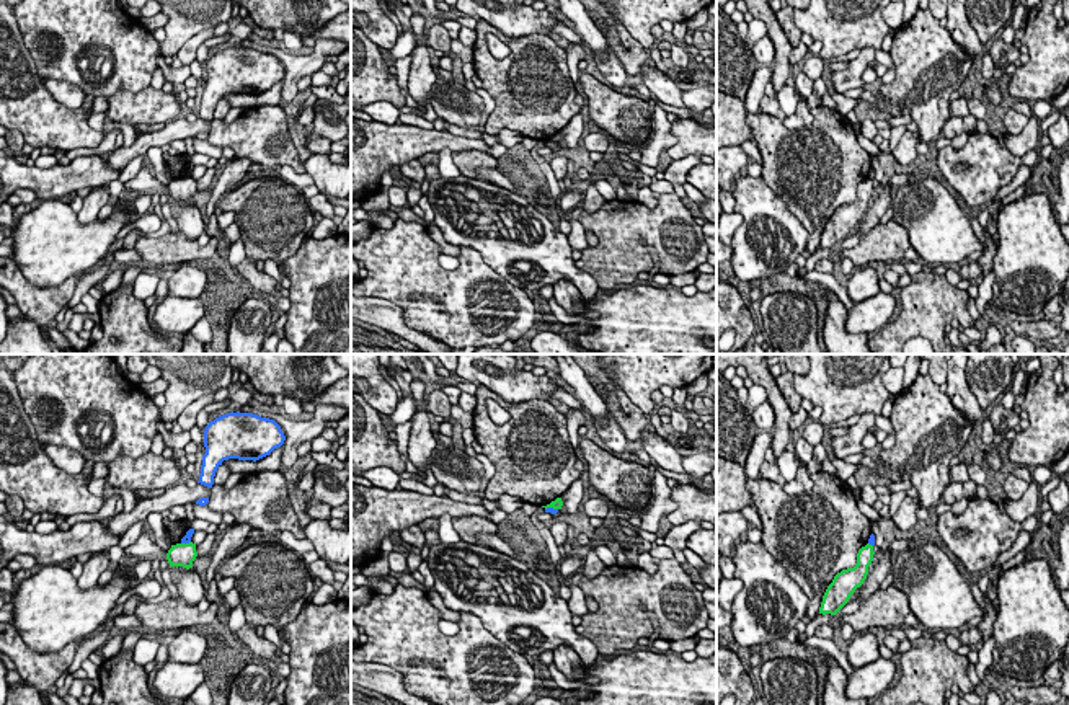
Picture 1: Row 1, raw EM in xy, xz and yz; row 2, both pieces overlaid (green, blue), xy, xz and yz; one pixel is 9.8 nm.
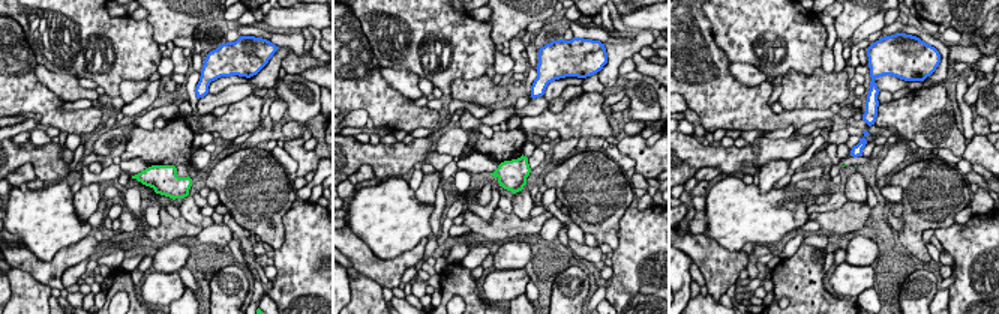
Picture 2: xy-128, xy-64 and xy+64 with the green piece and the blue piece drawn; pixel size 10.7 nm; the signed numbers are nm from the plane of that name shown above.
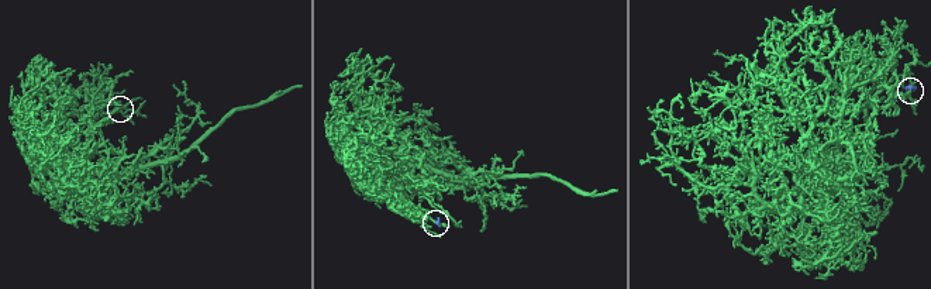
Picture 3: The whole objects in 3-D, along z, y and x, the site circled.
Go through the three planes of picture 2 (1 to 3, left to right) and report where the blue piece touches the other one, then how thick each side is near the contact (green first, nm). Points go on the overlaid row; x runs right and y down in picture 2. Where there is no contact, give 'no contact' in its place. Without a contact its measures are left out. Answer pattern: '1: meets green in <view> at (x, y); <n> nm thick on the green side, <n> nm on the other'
1: no contact
2: no contact
3: no contact

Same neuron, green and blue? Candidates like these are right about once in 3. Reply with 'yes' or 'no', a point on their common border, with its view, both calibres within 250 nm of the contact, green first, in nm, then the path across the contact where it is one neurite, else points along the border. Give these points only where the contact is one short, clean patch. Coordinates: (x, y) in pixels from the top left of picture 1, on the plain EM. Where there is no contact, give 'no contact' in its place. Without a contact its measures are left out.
no | xz (550, 141) | 100/60 nm | along xz (557, 142), (545, 144)

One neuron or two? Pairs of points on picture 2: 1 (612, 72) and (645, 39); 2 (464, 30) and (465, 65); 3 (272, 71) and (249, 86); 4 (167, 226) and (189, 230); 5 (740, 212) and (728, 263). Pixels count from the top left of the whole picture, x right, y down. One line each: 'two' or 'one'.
1: one
2: one
3: one
4: one
5: two

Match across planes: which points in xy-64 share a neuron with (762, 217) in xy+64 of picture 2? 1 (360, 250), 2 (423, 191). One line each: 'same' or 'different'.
1: different
2: different

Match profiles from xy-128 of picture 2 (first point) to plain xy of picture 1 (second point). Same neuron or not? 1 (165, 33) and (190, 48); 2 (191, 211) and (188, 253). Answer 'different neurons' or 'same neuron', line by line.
1: different neurons
2: different neurons

